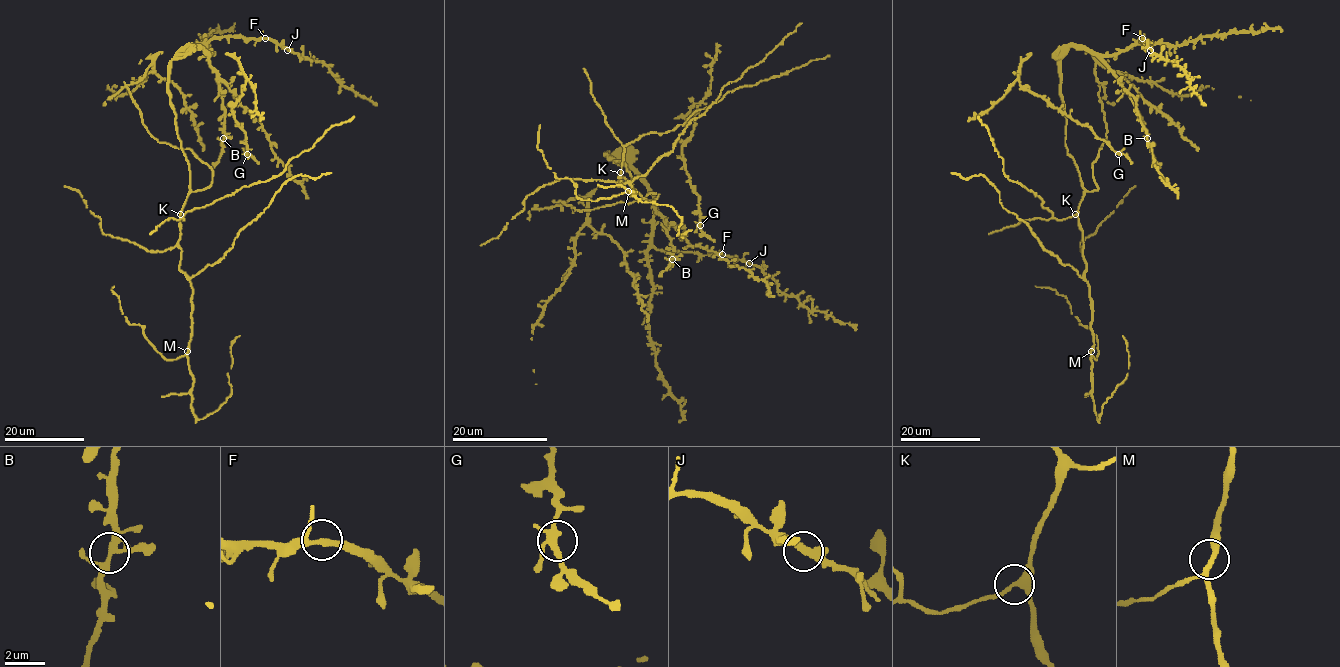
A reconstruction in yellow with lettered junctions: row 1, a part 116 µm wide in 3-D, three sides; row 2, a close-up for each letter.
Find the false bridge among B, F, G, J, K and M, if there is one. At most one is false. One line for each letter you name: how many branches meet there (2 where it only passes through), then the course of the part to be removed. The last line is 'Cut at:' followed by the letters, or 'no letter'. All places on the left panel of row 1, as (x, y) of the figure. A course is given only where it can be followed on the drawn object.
Cut at: no letter

